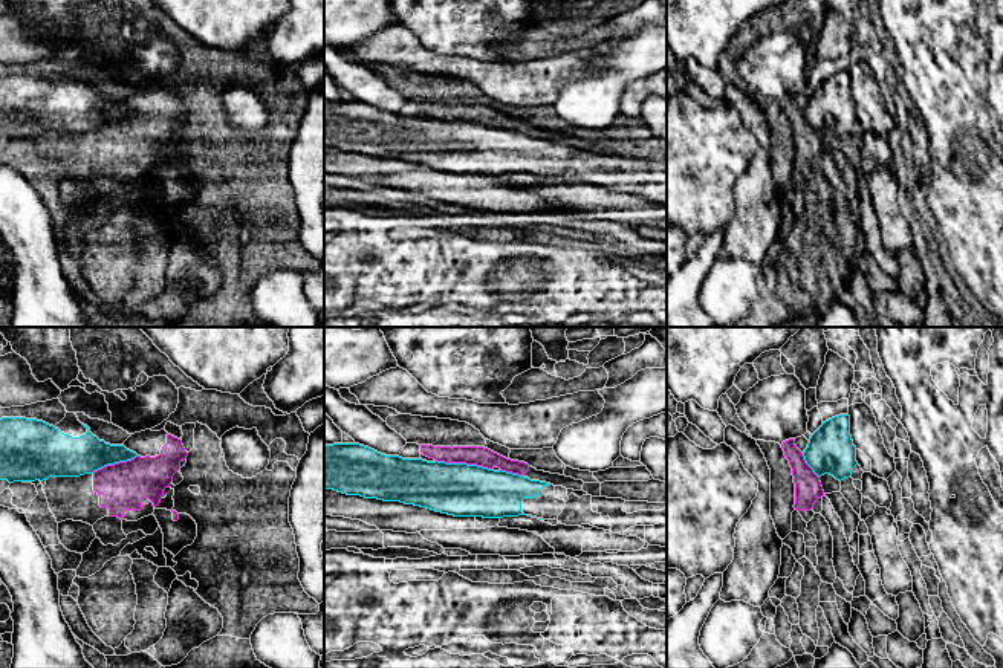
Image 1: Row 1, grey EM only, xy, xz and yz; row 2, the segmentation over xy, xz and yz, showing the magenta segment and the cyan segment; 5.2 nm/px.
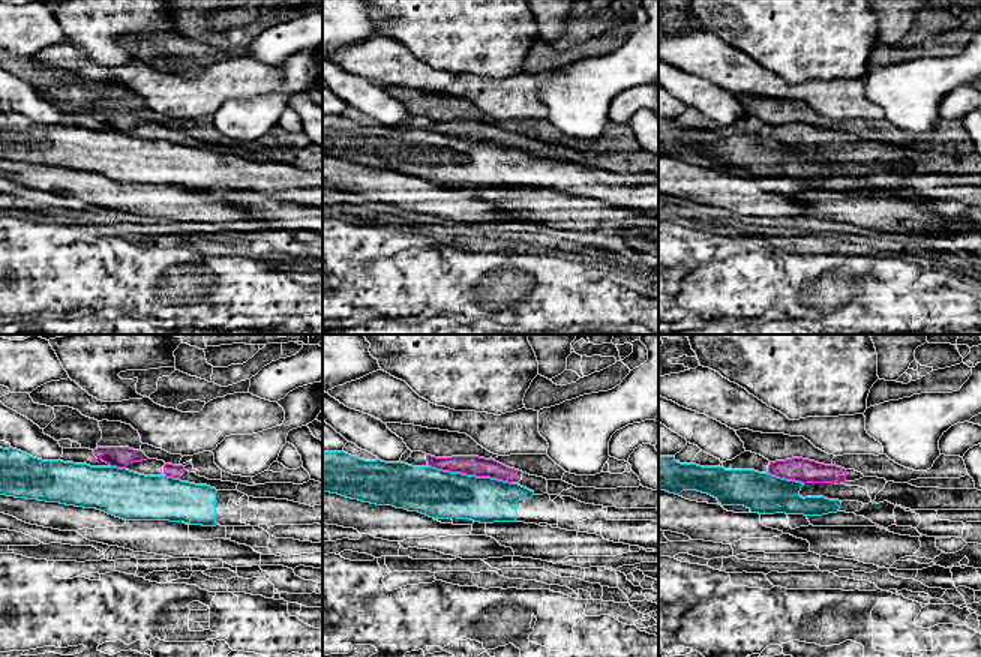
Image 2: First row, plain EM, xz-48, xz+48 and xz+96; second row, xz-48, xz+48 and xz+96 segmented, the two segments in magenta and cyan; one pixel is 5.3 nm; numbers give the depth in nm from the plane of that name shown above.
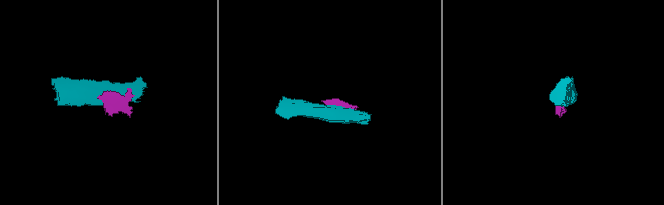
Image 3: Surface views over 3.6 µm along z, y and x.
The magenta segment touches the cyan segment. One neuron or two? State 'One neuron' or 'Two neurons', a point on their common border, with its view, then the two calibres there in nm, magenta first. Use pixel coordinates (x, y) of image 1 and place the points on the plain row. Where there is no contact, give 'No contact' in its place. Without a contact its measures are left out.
Two neurons. Touches magenta at xz (464, 119). Thickness 100 nm (magenta) against 280 nm

